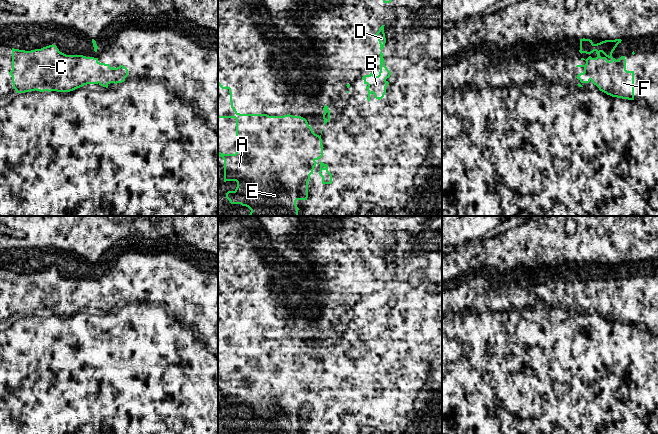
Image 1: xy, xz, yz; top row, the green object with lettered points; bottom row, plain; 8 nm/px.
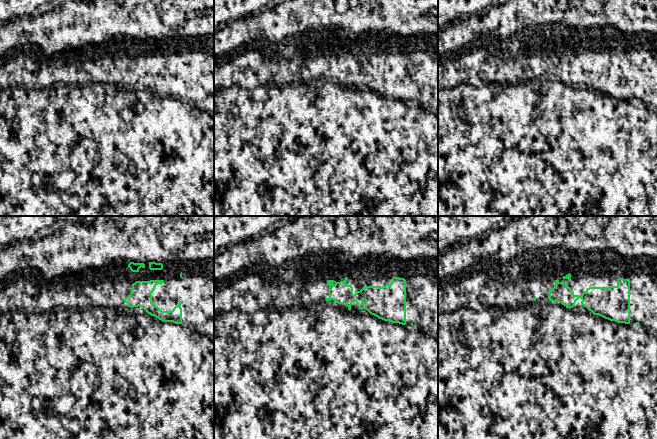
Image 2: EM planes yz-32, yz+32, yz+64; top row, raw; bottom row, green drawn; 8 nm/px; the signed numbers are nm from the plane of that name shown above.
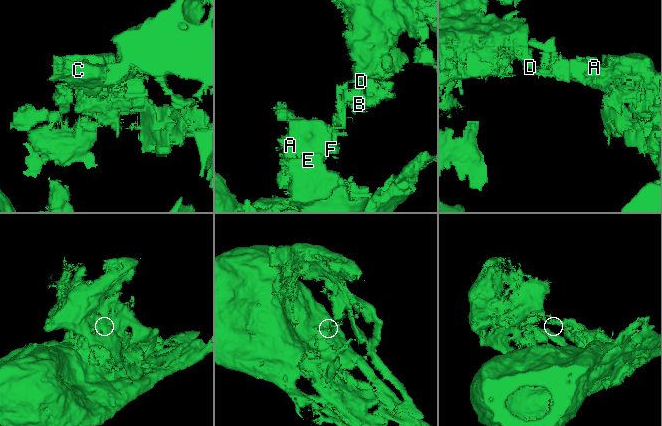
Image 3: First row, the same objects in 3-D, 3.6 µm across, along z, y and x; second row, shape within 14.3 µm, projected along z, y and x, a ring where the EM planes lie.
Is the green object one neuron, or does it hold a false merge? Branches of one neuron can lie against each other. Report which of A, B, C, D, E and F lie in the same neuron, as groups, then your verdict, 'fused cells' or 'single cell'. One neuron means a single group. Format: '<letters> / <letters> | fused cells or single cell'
A C E / B D F | fused cells

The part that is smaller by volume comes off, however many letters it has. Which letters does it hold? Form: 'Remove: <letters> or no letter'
Remove: B, D, F

